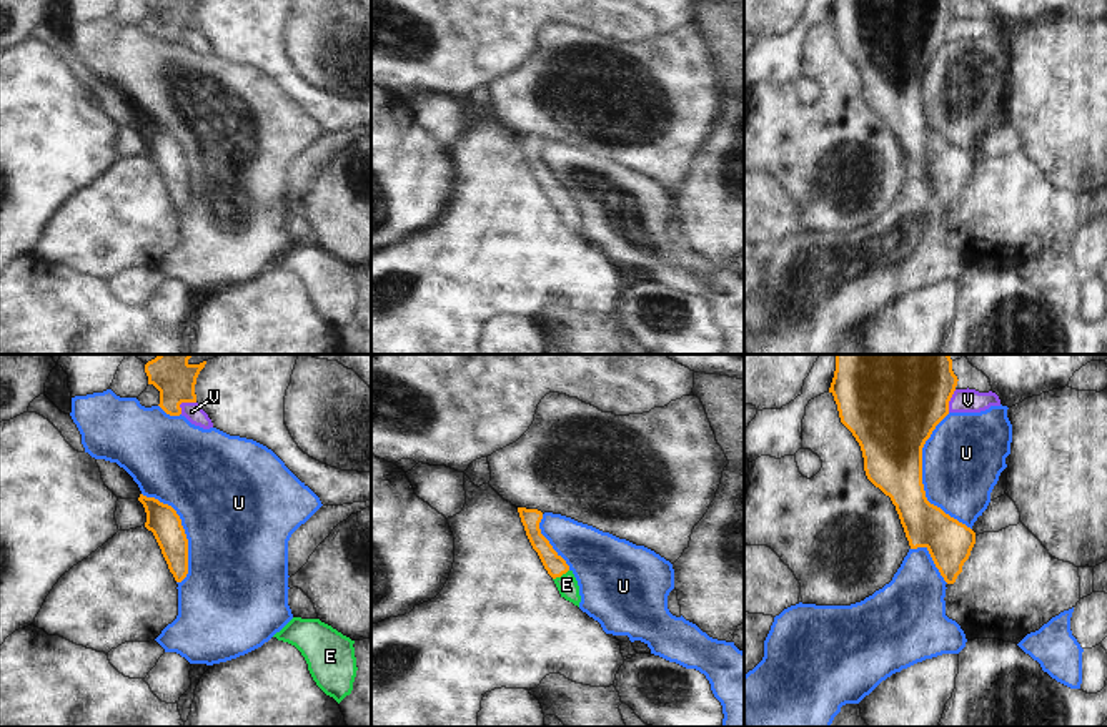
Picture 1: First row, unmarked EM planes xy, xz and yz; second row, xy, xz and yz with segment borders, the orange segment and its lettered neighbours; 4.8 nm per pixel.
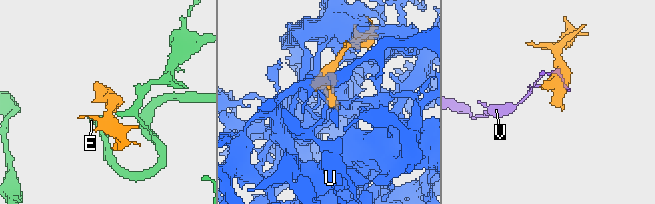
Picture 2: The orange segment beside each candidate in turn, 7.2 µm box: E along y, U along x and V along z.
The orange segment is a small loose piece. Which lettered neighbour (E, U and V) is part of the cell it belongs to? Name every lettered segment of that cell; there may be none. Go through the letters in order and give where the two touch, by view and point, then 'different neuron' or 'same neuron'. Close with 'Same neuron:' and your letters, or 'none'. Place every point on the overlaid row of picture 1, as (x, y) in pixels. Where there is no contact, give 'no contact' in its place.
E: xz (560, 576) | same neuron
U: yz (921, 478) | different neuron
V: xy (183, 401) | different neuron
Same neuron: E

